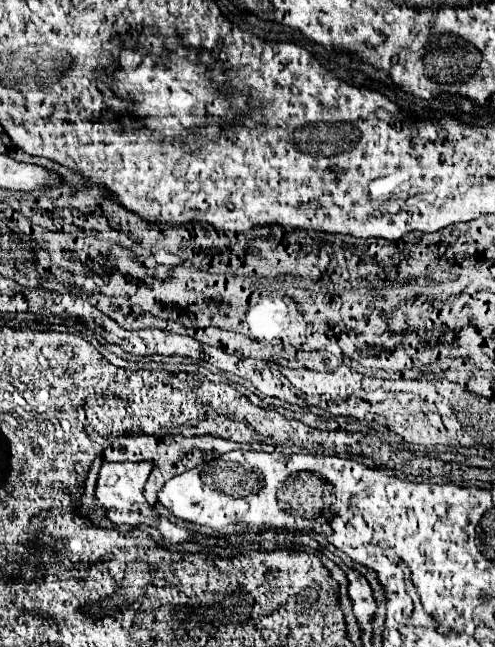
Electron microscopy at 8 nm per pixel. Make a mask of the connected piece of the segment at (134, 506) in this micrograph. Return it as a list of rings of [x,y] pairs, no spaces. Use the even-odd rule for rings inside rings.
[[[102,463],[98,481],[96,481],[96,499],[100,507],[106,511],[106,517],[114,523],[128,523],[128,525],[154,525],[158,523],[158,515],[152,505],[142,495],[142,487],[152,471],[152,463]]]

